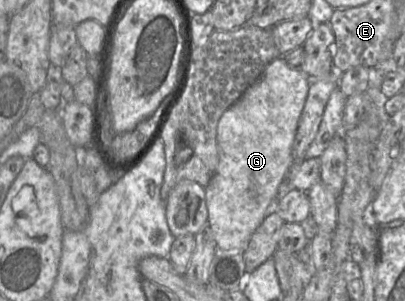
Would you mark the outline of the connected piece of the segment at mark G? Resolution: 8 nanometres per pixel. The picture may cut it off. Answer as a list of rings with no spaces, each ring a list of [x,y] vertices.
[[[280,56],[270,62],[260,78],[221,116],[217,125],[218,165],[205,187],[208,225],[217,250],[243,251],[255,230],[270,213],[280,194],[286,191],[289,173],[294,167],[291,150],[311,79],[299,68],[291,68]]]

